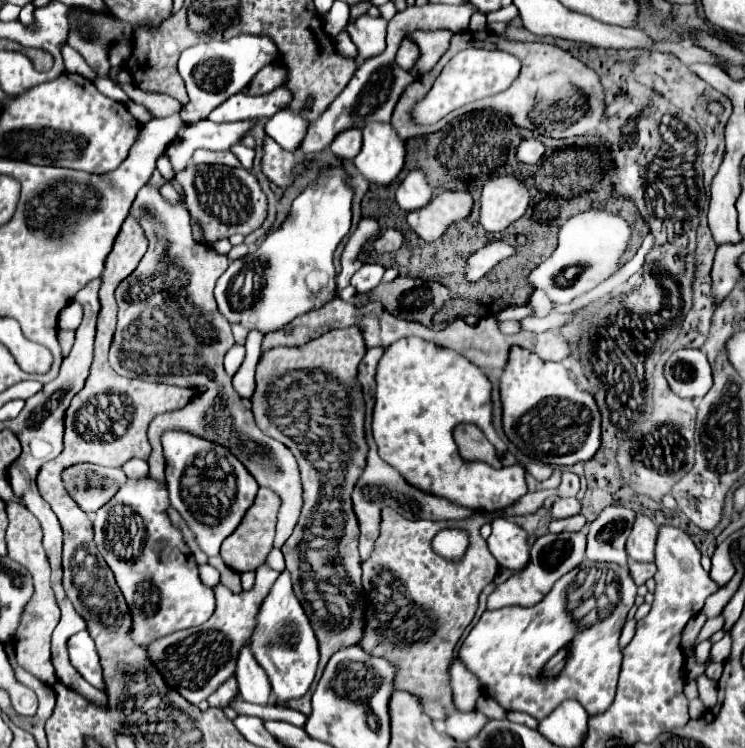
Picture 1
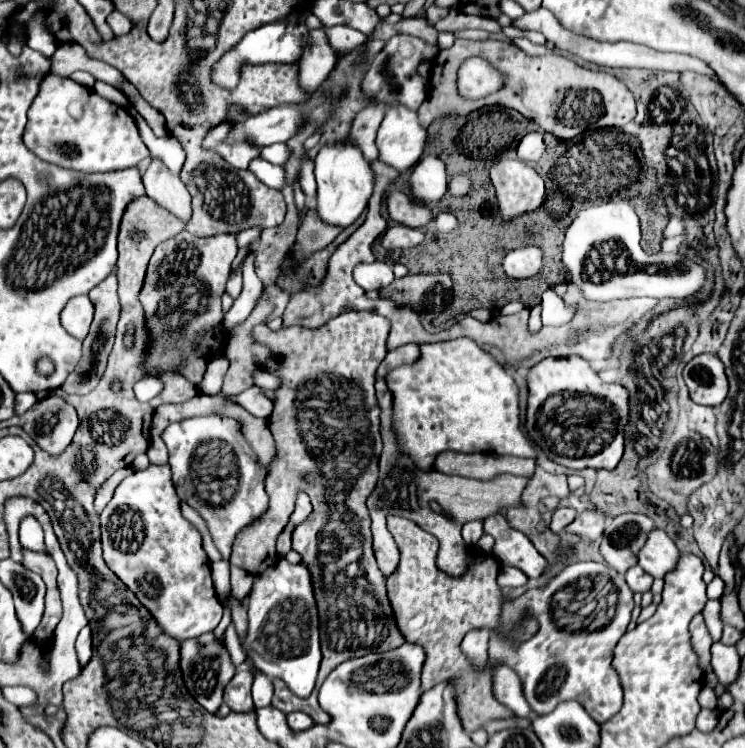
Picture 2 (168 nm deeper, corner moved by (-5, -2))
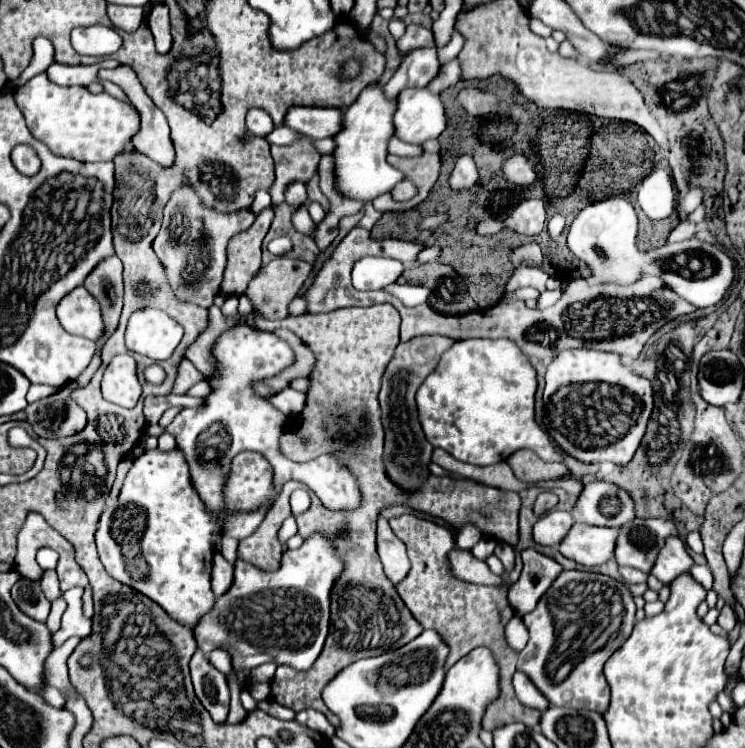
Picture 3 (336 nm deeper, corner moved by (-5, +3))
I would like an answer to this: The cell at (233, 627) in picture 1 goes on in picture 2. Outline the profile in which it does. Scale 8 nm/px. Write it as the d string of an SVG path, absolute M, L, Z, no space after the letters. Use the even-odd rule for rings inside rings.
M211 632L203 634L199 638L185 640L185 642L181 642L181 670L183 670L183 678L185 678L185 684L187 684L187 690L191 692L191 696L207 712L215 714L219 710L219 706L223 704L223 690L235 674L227 648L221 642L217 642Z

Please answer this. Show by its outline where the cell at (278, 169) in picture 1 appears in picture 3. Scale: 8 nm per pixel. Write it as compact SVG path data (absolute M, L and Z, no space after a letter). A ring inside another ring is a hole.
M299 205L299 209L293 211L293 225L295 225L297 231L301 231L305 235L311 235L315 223L313 223L309 211L307 211L307 205Z

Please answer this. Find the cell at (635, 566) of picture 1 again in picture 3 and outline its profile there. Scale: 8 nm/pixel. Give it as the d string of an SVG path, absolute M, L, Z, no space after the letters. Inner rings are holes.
M619 567L619 573L623 577L623 581L627 585L633 585L633 583L647 583L647 573L639 571L639 569L629 569L629 567Z

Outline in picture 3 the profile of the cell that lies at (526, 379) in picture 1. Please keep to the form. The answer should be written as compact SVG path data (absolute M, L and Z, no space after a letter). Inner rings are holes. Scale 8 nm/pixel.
M569 349L547 365L543 391L545 431L563 453L581 463L611 461L627 465L639 447L651 405L651 383L625 369L613 353Z

